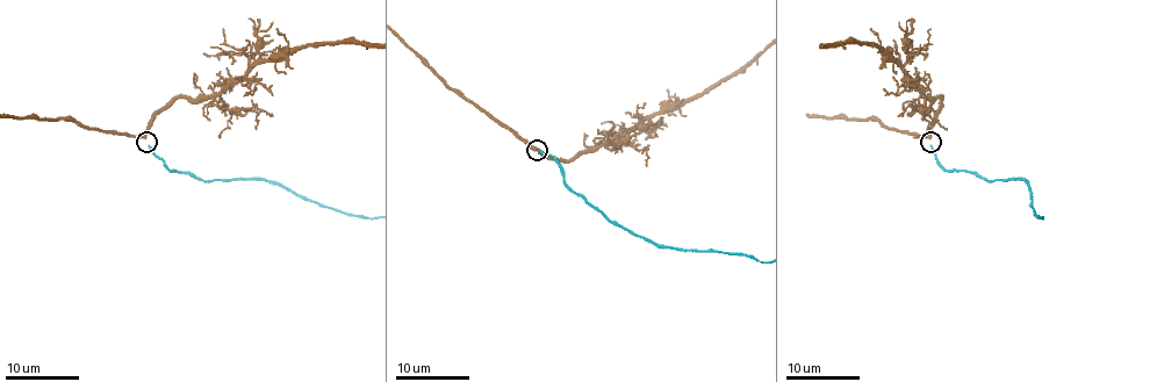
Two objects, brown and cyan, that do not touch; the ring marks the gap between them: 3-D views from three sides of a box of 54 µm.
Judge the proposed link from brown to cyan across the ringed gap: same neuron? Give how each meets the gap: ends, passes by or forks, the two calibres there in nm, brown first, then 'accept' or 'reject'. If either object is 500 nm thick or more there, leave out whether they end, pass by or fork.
brown passes by; cyan ends; calibres 380 and 140 nm; accept

